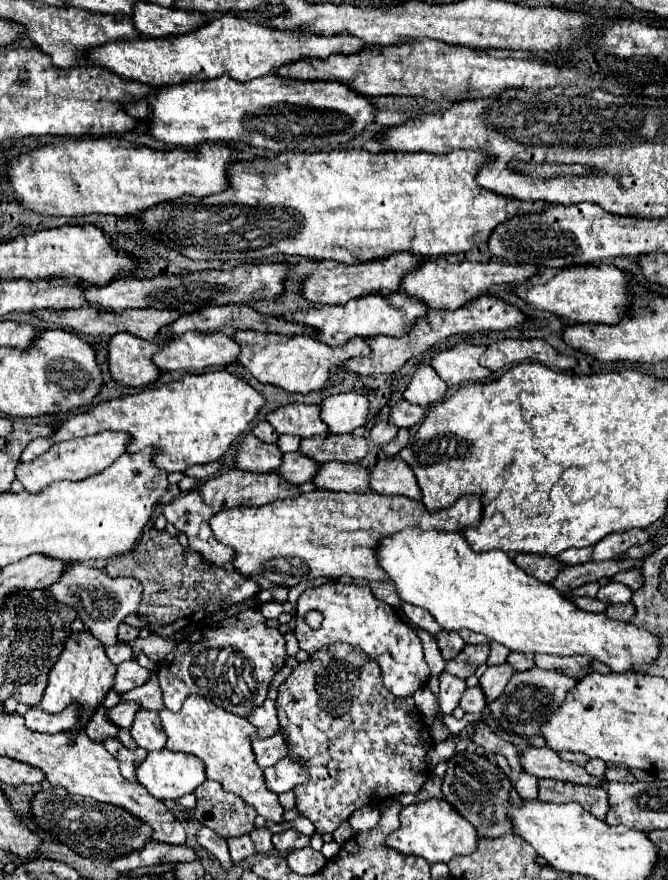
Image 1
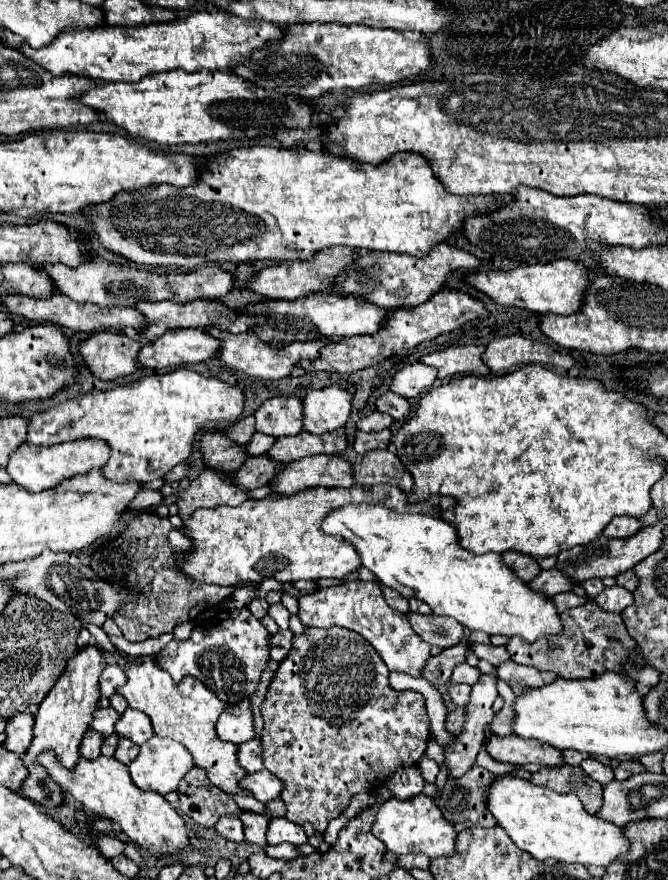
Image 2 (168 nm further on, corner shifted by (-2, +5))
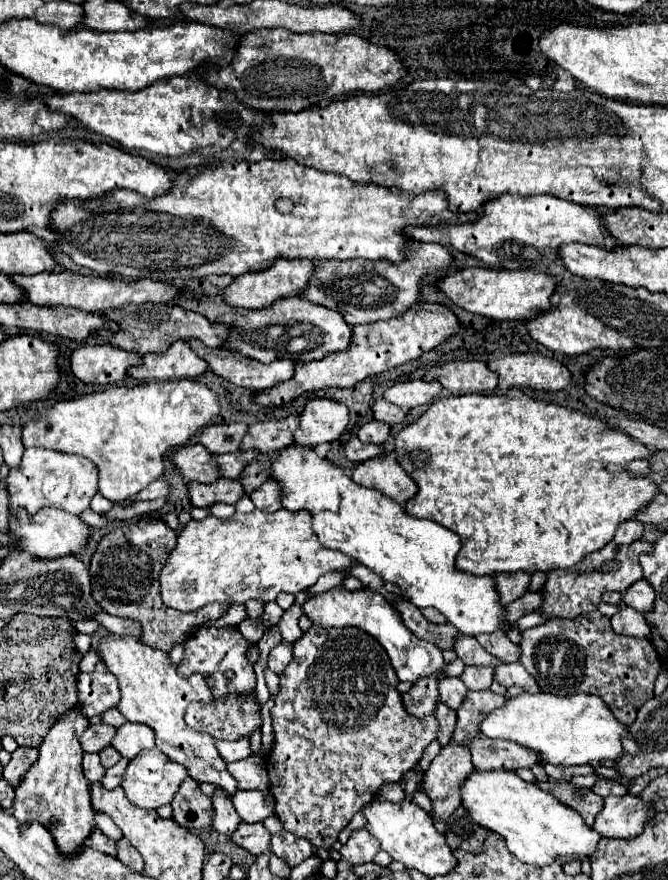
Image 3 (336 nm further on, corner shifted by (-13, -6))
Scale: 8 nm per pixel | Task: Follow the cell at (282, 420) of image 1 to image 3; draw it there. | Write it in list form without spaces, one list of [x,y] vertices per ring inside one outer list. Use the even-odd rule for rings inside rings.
[[[292,413],[280,421],[266,421],[250,425],[246,439],[242,441],[242,449],[260,449],[262,453],[270,453],[276,449],[284,449],[294,445],[294,431],[300,427],[300,415]]]

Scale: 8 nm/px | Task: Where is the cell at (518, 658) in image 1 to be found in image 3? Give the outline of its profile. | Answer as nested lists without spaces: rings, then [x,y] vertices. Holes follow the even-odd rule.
[[[460,635],[458,643],[454,643],[454,651],[466,665],[478,665],[478,667],[488,665],[492,669],[500,665],[500,661],[494,655],[490,655],[486,649],[482,649],[474,637]]]

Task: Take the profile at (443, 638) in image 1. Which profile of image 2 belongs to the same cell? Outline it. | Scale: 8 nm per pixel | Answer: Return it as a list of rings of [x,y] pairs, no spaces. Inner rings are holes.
[[[407,612],[407,618],[409,618],[411,628],[431,646],[449,648],[463,642],[465,638],[463,626],[457,620],[451,620],[447,616],[435,616],[435,614],[425,616],[425,614]]]

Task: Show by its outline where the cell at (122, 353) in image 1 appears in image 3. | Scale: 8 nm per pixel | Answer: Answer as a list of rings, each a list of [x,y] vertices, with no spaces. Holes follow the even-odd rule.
[[[84,345],[72,353],[72,373],[88,385],[112,385],[128,377],[128,369],[142,363],[142,355],[114,345]]]

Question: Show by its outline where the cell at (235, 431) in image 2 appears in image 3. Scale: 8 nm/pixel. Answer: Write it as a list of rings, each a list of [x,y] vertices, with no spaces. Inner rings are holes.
[[[222,423],[222,425],[208,425],[202,435],[200,443],[210,453],[236,453],[240,451],[240,443],[248,433],[246,423]]]

